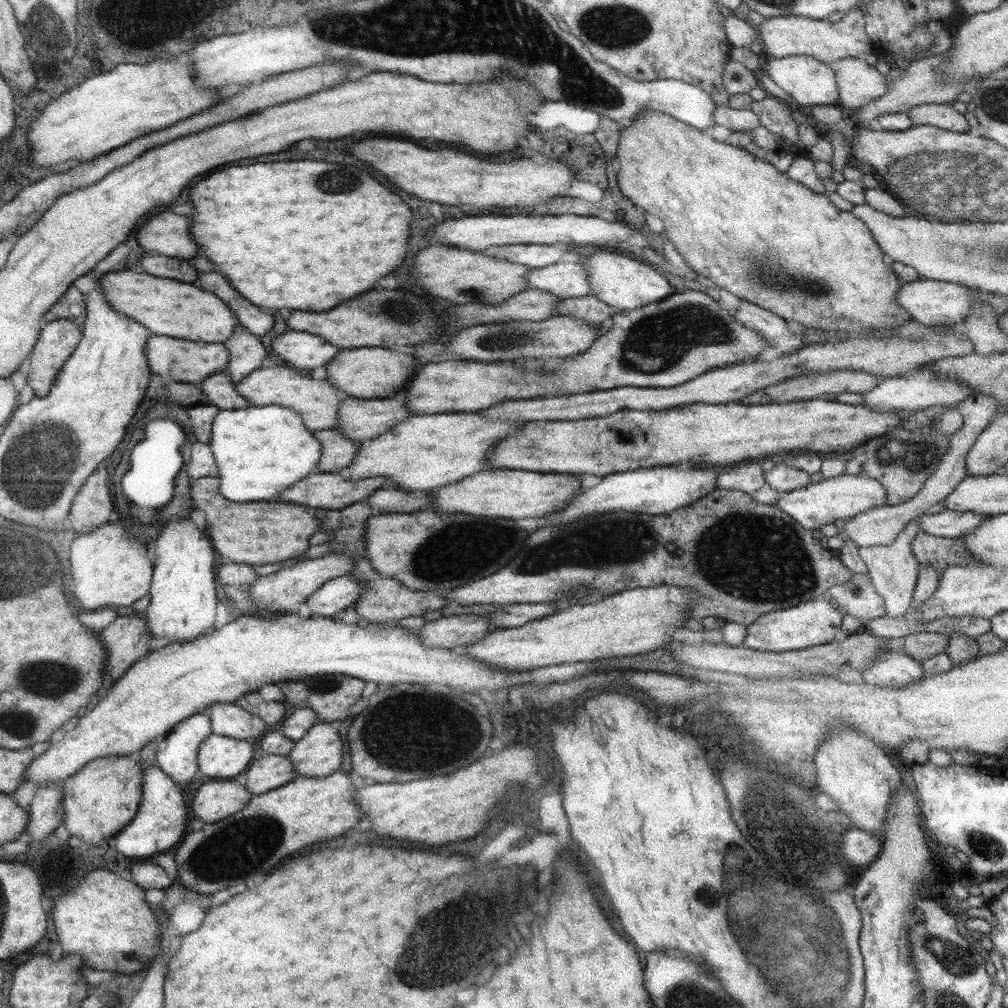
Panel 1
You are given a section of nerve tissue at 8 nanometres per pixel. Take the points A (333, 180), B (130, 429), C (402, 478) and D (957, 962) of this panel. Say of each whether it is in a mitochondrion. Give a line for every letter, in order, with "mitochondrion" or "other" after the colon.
A: mitochondrion
B: other
C: other
D: mitochondrion

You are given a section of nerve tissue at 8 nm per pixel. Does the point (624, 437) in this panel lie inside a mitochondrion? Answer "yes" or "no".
no

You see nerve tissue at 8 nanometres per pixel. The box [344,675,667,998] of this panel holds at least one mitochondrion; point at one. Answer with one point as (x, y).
(450, 948)

